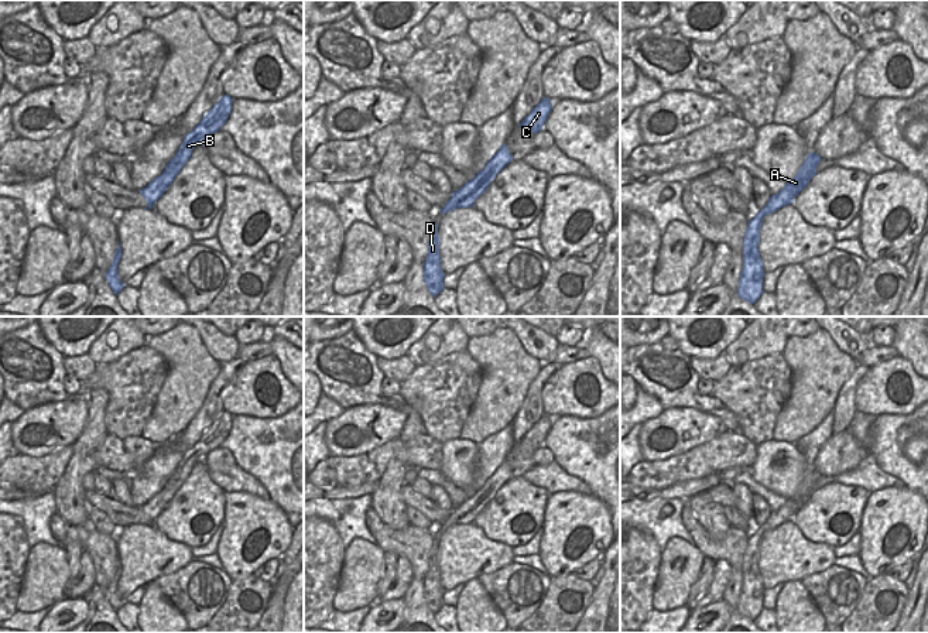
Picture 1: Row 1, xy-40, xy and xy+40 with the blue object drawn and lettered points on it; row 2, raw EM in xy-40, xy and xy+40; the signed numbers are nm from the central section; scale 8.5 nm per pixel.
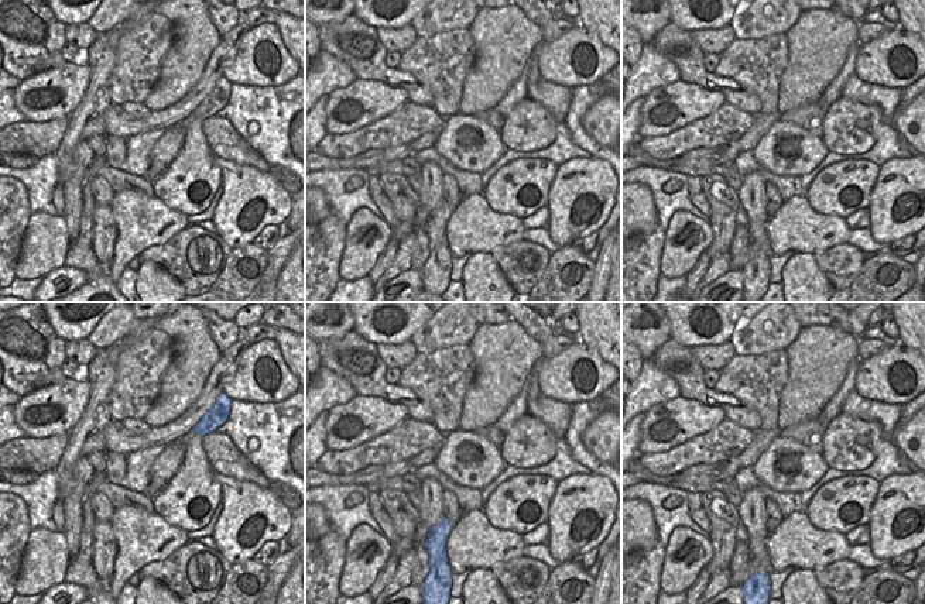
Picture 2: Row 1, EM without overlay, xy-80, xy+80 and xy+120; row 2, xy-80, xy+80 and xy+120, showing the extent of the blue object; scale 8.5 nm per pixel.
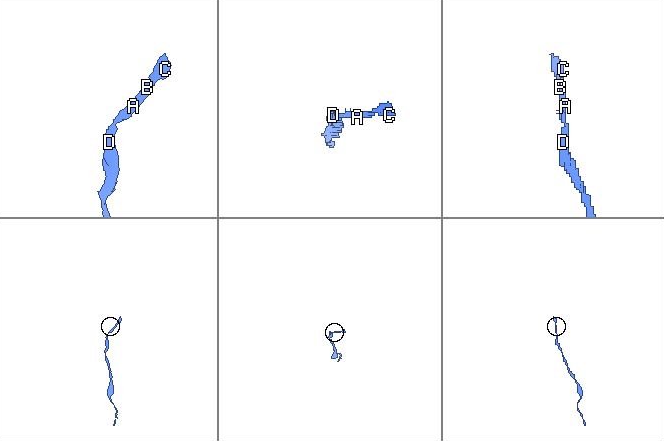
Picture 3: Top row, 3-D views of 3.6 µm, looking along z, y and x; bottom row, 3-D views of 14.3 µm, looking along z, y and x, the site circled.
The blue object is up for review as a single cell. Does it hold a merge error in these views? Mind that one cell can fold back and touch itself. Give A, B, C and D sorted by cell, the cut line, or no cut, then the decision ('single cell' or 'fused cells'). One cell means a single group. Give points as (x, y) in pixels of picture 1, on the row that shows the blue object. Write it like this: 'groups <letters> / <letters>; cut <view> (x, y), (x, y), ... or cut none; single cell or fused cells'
groups A B C D; cut none; single cell

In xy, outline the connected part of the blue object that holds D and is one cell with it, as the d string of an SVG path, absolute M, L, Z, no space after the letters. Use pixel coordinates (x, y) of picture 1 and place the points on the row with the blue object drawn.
M432 222L432 232L428 240L428 254L424 261L424 283L432 297L436 297L444 287L444 271L441 268L439 257L439 236L438 236L438 223Z

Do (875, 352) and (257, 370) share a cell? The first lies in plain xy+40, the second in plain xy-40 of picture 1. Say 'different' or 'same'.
different

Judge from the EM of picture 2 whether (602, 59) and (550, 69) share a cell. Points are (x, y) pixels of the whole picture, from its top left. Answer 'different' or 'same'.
same

